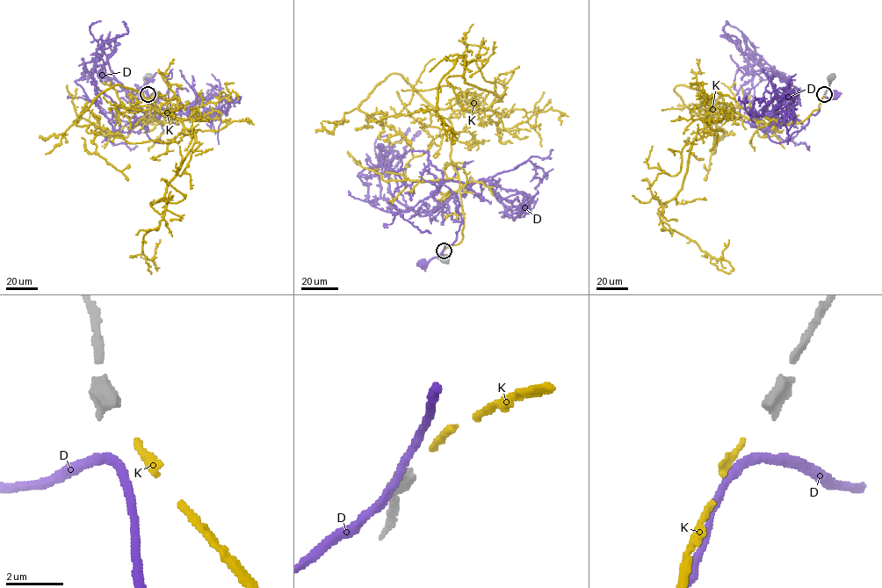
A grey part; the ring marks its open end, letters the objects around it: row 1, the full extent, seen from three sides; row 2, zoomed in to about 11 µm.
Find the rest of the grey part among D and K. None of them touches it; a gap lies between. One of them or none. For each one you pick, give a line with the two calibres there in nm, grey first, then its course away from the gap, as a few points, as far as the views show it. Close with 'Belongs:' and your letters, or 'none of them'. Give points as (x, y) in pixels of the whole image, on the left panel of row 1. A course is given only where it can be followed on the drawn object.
K: calibres 480 and 200 nm; course (148, 96), (156, 119), (153, 108), (195, 141), (143, 236), (148, 258), (160, 239)
Belongs: K

